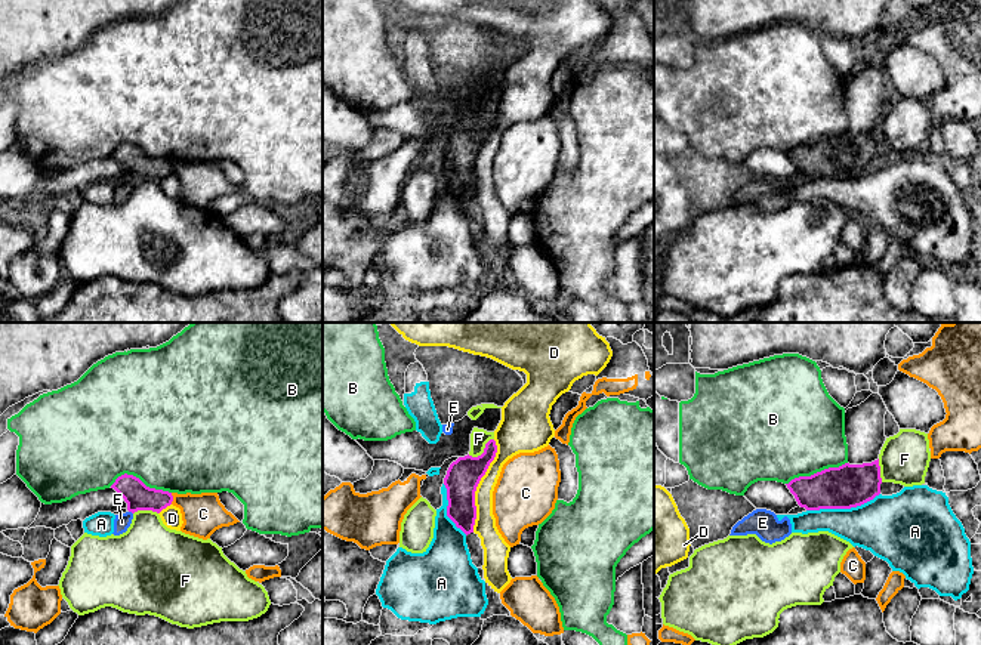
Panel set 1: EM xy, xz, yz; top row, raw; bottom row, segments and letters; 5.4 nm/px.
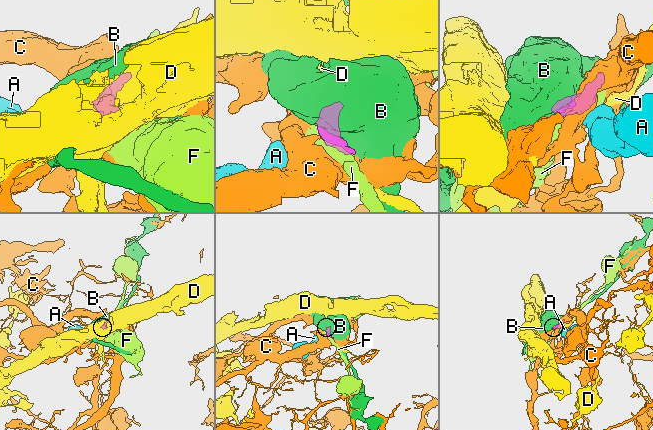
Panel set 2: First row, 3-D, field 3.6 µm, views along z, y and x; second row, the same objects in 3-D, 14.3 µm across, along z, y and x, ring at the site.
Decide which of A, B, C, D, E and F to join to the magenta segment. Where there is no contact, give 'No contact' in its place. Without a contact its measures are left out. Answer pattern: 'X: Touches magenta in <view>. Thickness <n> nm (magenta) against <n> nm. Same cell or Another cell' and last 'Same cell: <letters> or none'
A: Touches magenta in yz. Thickness 240 nm (magenta) against 320 nm. Another cell
B: Touches magenta in xy. Thickness 150 nm (magenta) against 500 nm. Another cell
C: Touches magenta in xy. Thickness 150 nm (magenta) against 220 nm. Another cell
D: Touches magenta in xz. Thickness 190 nm (magenta) against 120 nm. Another cell
E: Touches magenta in xy. Thickness 150 nm (magenta) against 90 nm. Same cell
F: Touches magenta in xz. Thickness 190 nm (magenta) against 100 nm. Another cell
Same cell: E

